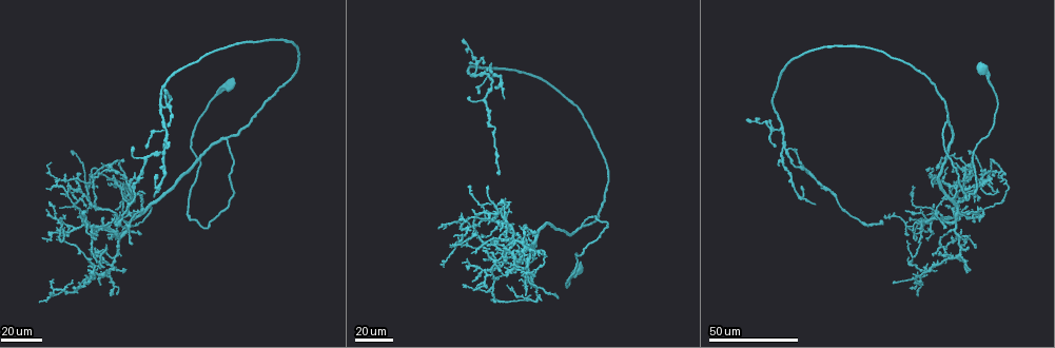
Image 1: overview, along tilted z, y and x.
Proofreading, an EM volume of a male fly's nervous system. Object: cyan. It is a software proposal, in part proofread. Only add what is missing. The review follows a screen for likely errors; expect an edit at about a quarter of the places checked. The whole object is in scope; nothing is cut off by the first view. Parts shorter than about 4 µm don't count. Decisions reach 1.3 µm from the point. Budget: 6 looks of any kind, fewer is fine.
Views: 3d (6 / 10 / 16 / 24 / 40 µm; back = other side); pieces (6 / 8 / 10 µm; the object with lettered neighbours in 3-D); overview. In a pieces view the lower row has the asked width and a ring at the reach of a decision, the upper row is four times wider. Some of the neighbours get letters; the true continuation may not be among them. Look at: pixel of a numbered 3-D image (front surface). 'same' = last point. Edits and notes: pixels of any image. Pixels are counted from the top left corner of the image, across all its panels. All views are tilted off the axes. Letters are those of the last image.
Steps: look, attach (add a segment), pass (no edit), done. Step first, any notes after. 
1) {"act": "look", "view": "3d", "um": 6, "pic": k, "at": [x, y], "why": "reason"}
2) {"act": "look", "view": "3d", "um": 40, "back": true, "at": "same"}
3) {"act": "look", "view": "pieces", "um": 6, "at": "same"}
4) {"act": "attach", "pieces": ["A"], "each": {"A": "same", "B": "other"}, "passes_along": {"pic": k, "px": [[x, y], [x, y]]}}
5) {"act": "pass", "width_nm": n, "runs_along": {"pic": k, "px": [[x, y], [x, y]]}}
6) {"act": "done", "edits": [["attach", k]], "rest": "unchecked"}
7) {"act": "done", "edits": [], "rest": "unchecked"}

{"act": "look", "view": "3d", "um": 40, "pic": 1, "at": [975, 202], "why": "an open end"}

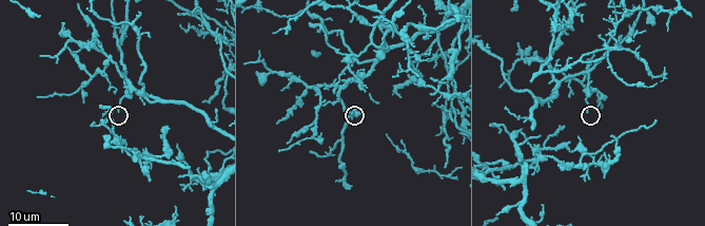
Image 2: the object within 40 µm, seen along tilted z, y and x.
{"act": "look", "view": "pieces", "um": 6, "pic": 2, "at": [353, 112]}

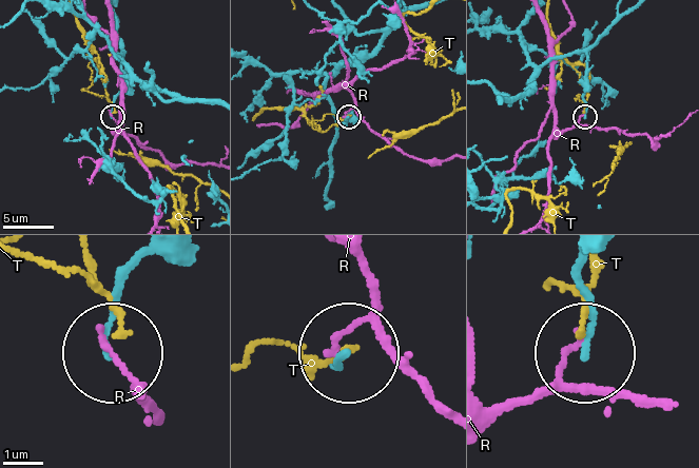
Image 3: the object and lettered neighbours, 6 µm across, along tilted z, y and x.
{"act": "pass", "width_nm": 130, "each": {"R": "other", "T": "other"}, "runs_along": {"pic": 3, "px": [[527, 94], [537, 72], [547, 63], [583, 53], [585, 115]]}, "found": "no lettered segment goes on from it"}

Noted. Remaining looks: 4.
{"act": "look", "view": "3d", "um": 24, "pic": 1, "at": [914, 229], "why": "thin end"}

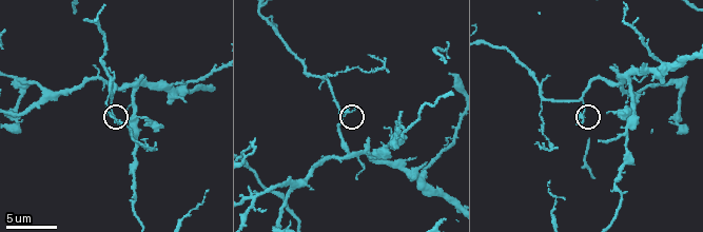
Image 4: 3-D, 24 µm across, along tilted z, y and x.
{"act": "look", "view": "pieces", "um": 8, "pic": 4, "at": [353, 106], "why": "what lies round it"}

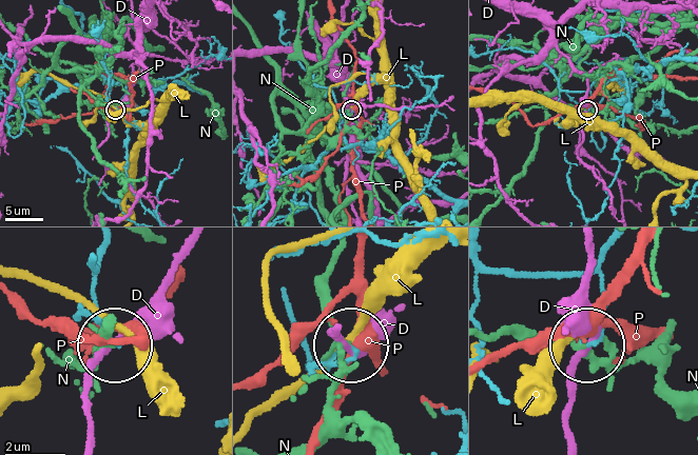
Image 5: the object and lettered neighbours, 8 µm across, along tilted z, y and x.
{"act": "pass", "each": {"D": "other", "L": "other", "N": "other", "P": "other"}, "found": "none of them fits"}

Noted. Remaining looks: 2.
{"act": "look", "view": "3d", "um": 24, "pic": 2, "at": [37, 95], "why": "an open end"}

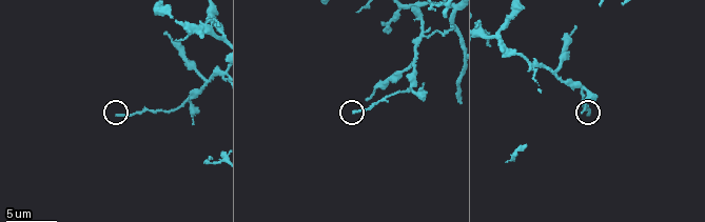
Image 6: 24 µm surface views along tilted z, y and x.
{"act": "look", "view": "pieces", "um": 10, "pic": 6, "at": [117, 114], "why": "see the neighbours"}

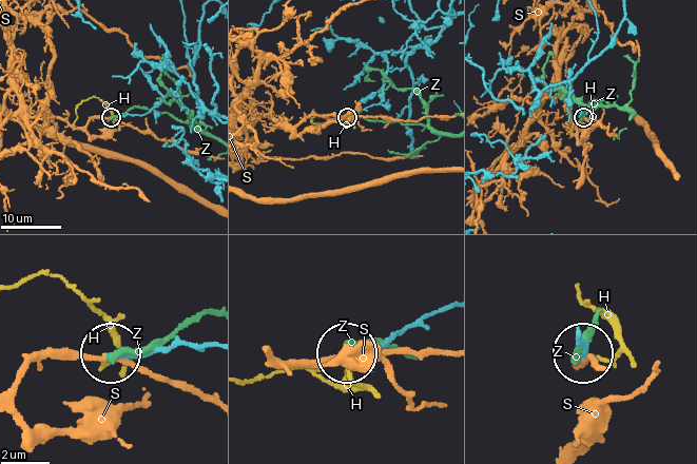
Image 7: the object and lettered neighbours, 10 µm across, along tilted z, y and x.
{"act": "pass", "each": {"H": "other", "S": "other", "Z": "other"}, "runs_along": {"pic": 7, "px": [[206, 347], [178, 344], [114, 355]]}, "found": "no lettered segment goes on from it"}

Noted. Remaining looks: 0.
{"act": "done", "edits": [], "rest": "unchecked"}

